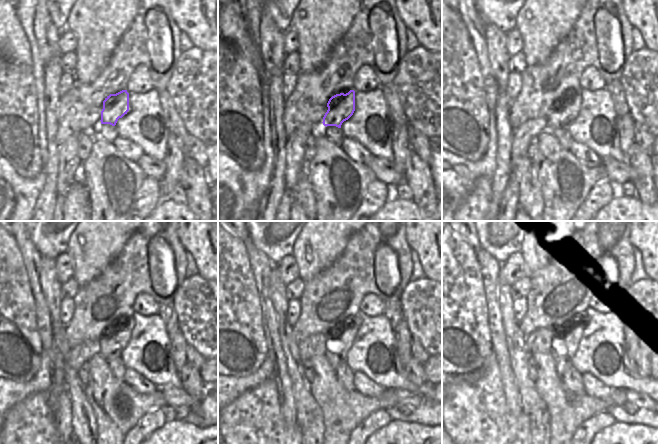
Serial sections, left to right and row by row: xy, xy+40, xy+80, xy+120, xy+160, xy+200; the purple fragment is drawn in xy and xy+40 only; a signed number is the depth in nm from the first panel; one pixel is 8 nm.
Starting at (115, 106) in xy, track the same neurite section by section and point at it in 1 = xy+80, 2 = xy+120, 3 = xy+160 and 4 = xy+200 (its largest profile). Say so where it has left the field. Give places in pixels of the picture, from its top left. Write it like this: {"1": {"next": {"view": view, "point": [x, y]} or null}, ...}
{"1": {"next": {"view": "xy+80", "point": [563, 114]}}, "2": {"next": {"view": "xy+120", "point": [112, 345]}}, "3": {"next": {"view": "xy+160", "point": [336, 347]}}, "4": {"next": {"view": "xy+200", "point": [563, 349]}}}

